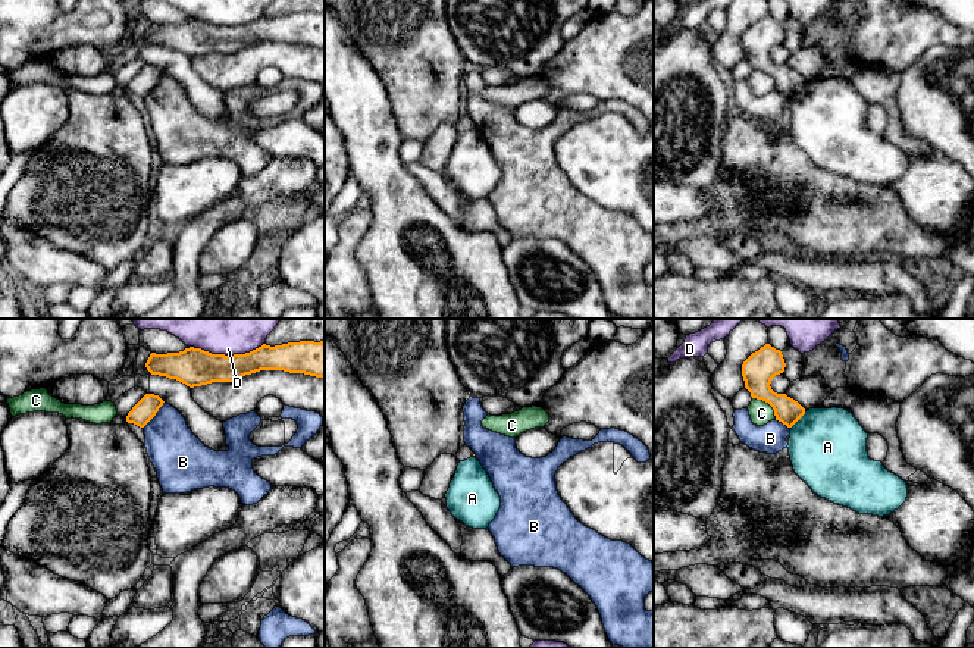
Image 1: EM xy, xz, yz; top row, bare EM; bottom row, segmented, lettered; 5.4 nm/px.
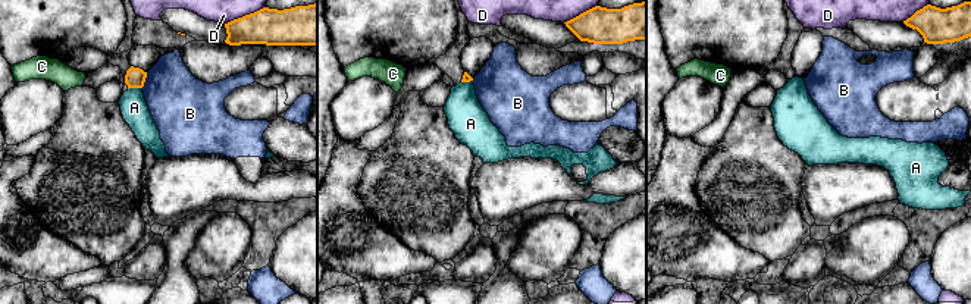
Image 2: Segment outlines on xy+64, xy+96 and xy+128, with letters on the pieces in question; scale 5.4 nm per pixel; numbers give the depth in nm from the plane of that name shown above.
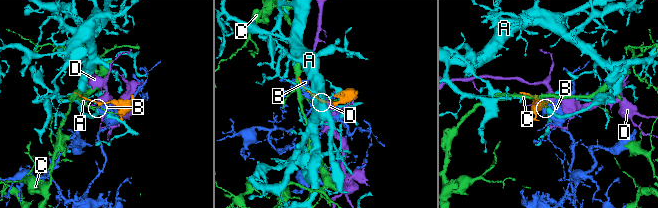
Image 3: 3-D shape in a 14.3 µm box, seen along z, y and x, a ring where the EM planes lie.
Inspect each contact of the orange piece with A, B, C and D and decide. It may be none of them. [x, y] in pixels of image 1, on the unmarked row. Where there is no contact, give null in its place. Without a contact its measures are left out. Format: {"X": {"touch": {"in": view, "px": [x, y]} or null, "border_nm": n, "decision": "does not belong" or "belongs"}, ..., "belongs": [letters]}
{"A": {"touch": {"in": "yz", "px": [798, 90]}, "border_nm": 120, "decision": "does not belong"}, "B": {"touch": {"in": "xy", "px": [154, 85]}, "border_nm": 190, "decision": "does not belong"}, "C": {"touch": {"in": "yz", "px": [767, 72]}, "border_nm": 180, "decision": "does not belong"}, "D": {"touch": {"in": "xy", "px": [226, 27]}, "border_nm": 400, "decision": "does not belong"}, "belongs": []}

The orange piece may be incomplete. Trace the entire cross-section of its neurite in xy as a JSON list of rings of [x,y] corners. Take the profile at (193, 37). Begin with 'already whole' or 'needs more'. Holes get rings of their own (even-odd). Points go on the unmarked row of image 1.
already whole; [[[300,12],[266,16],[245,25],[212,25],[201,19],[179,24],[151,24],[147,34],[151,46],[176,50],[190,59],[212,53],[235,53],[260,41],[284,41],[325,48],[325,12]]]

